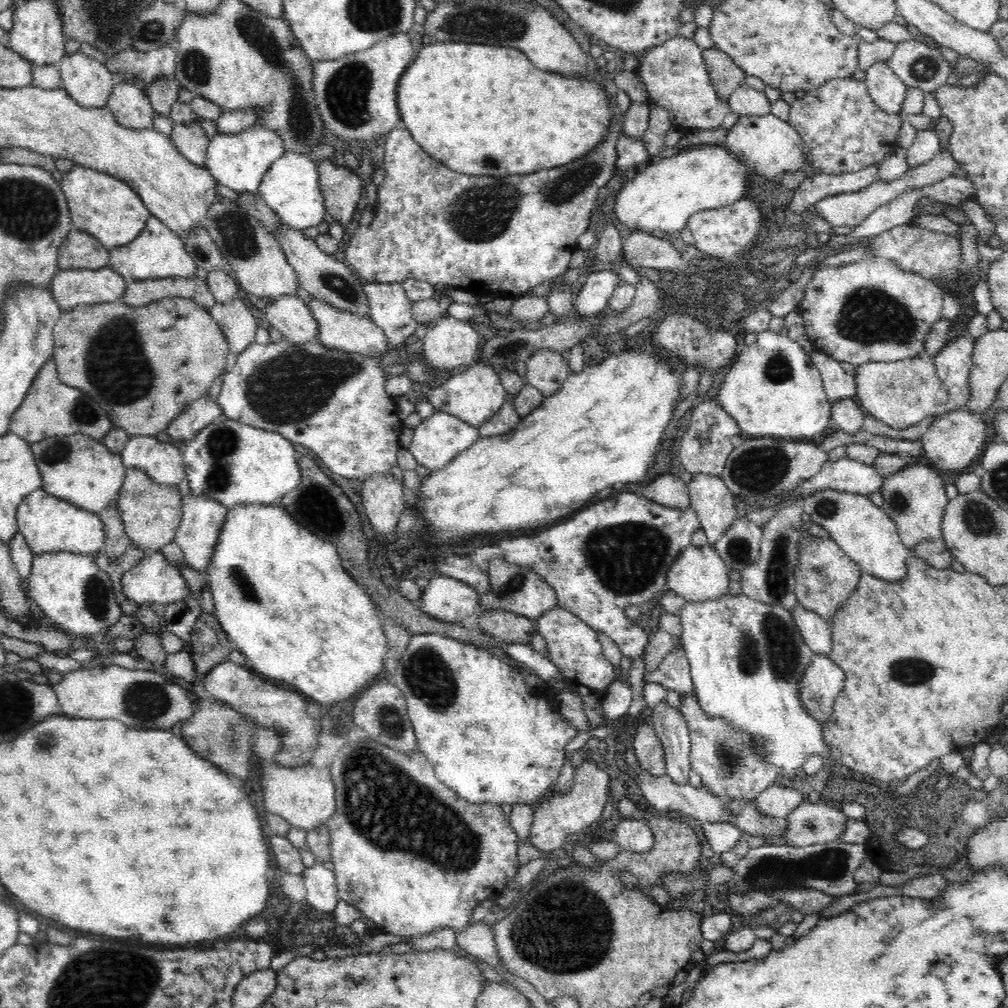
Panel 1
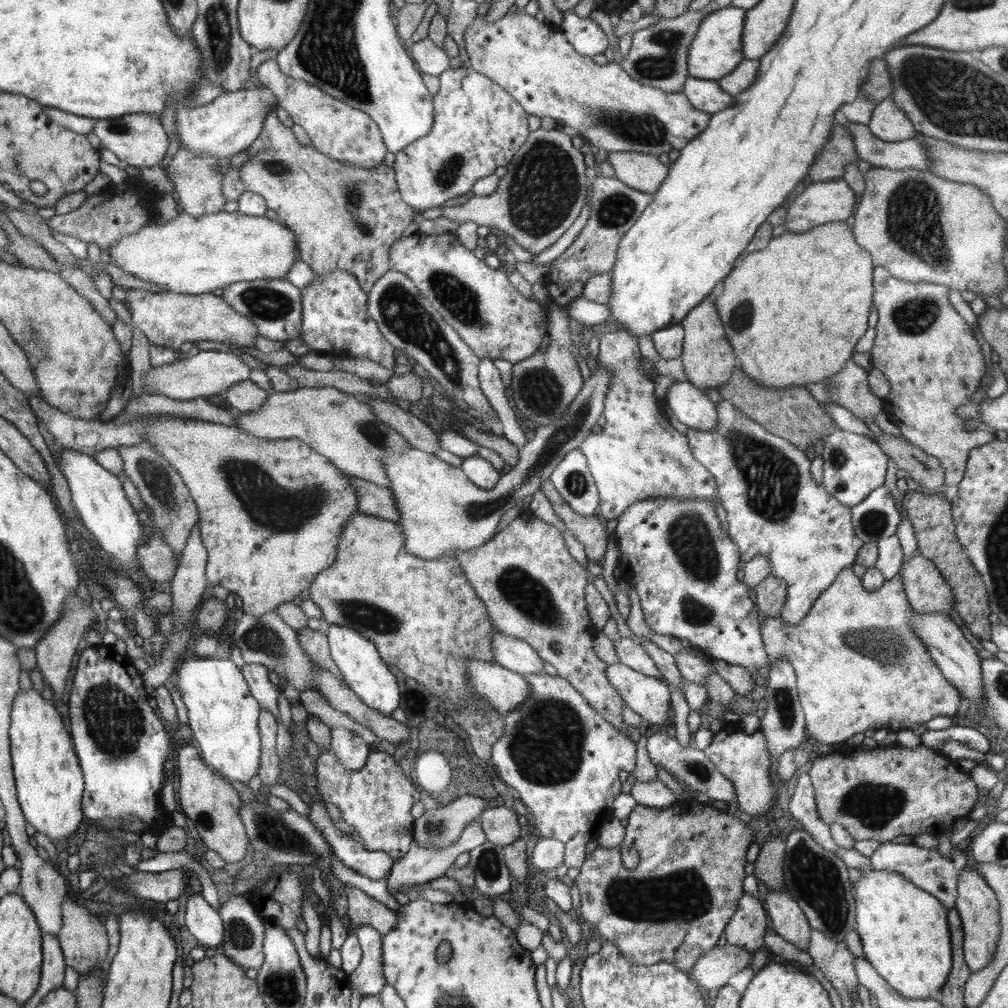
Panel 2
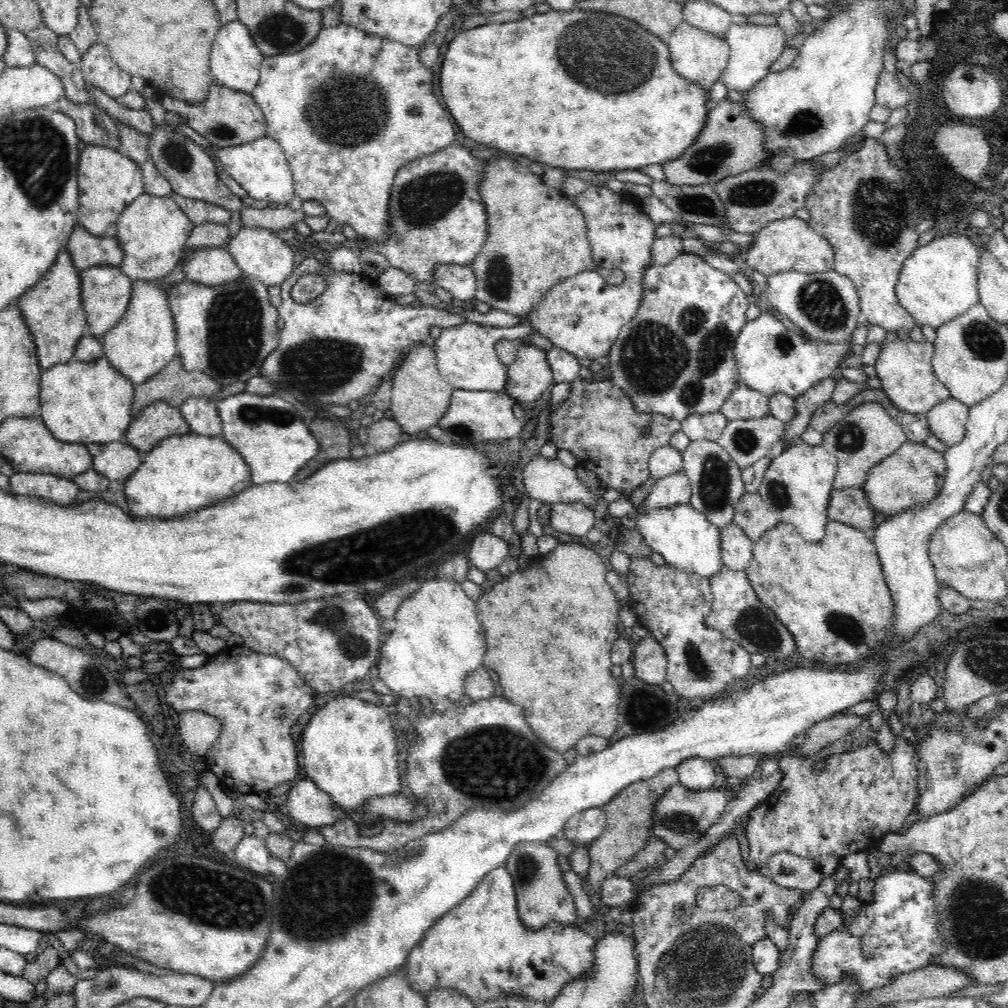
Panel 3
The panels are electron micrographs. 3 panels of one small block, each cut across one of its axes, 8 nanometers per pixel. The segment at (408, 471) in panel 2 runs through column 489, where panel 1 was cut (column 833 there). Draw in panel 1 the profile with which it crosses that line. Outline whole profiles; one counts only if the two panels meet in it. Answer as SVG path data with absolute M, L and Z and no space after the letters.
M820 490L804 500L804 513L828 532L842 552L861 568L864 574L888 582L898 582L907 573L906 559L911 551L902 542L896 523L883 508L875 506L862 494L840 490Z

